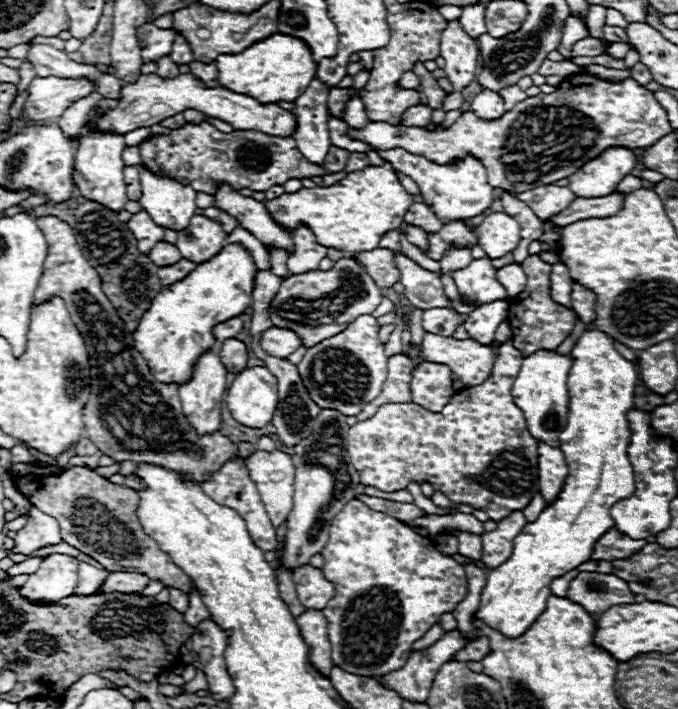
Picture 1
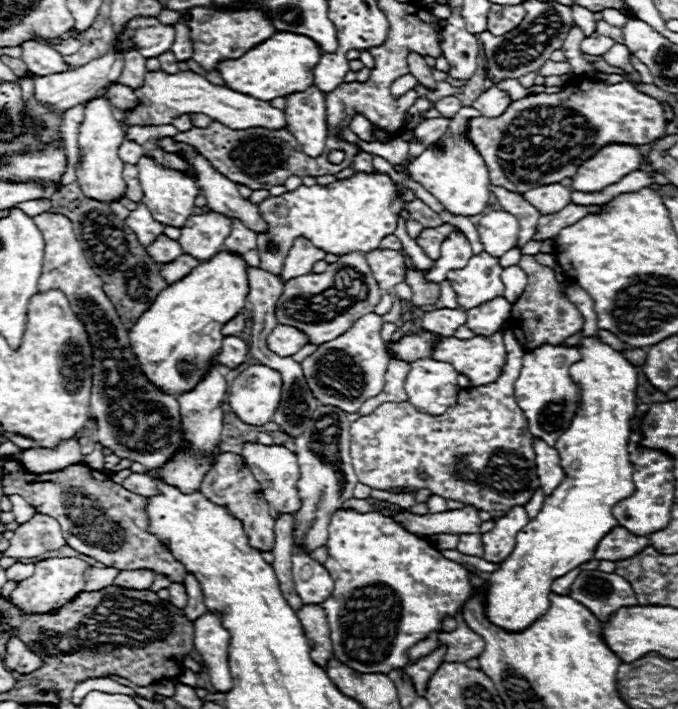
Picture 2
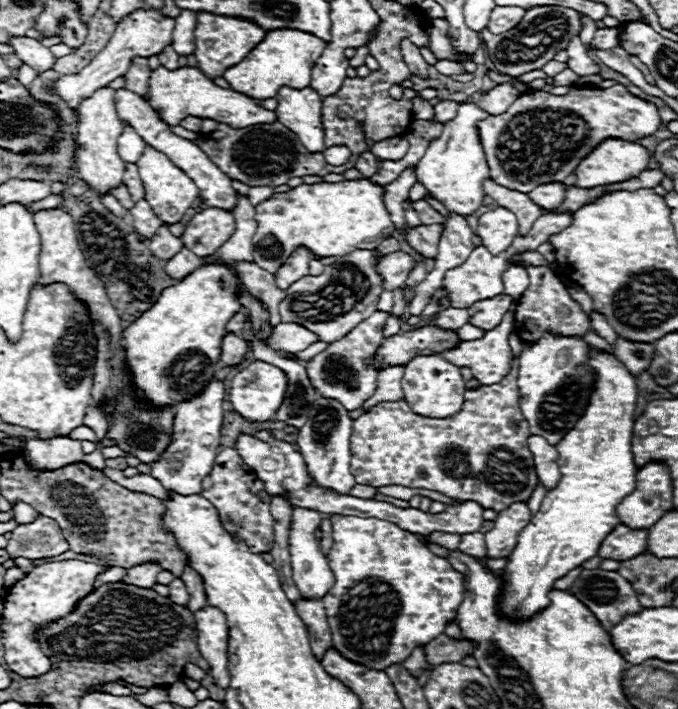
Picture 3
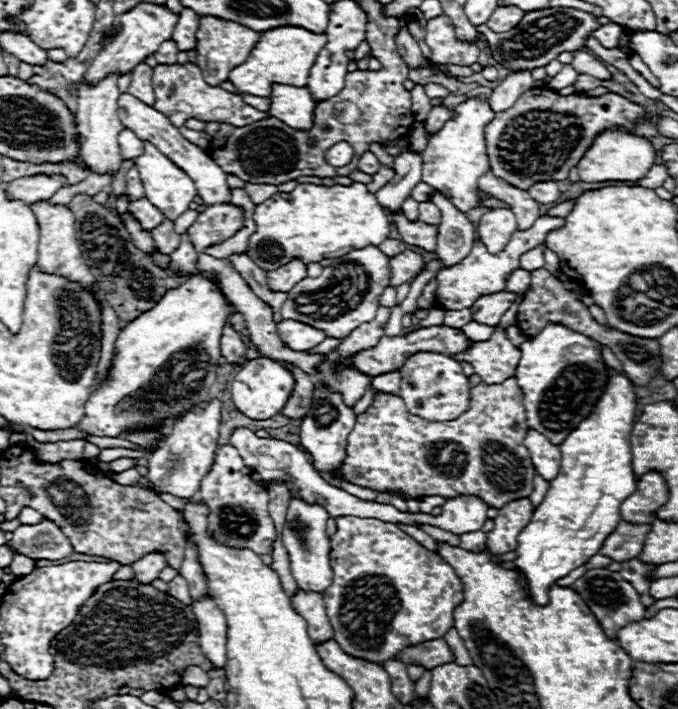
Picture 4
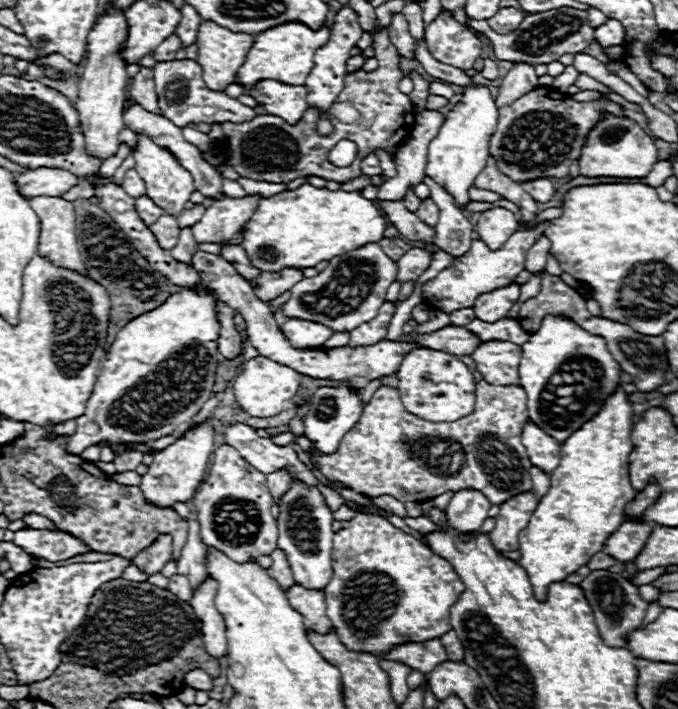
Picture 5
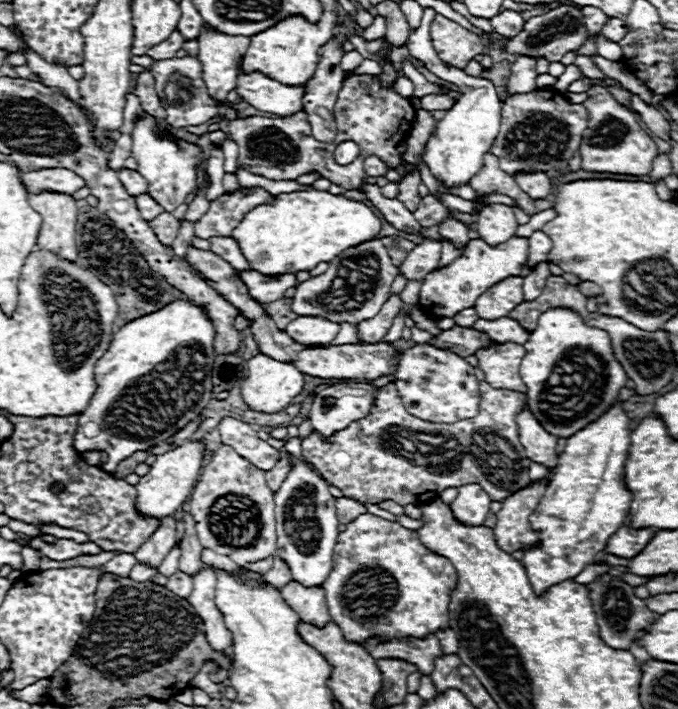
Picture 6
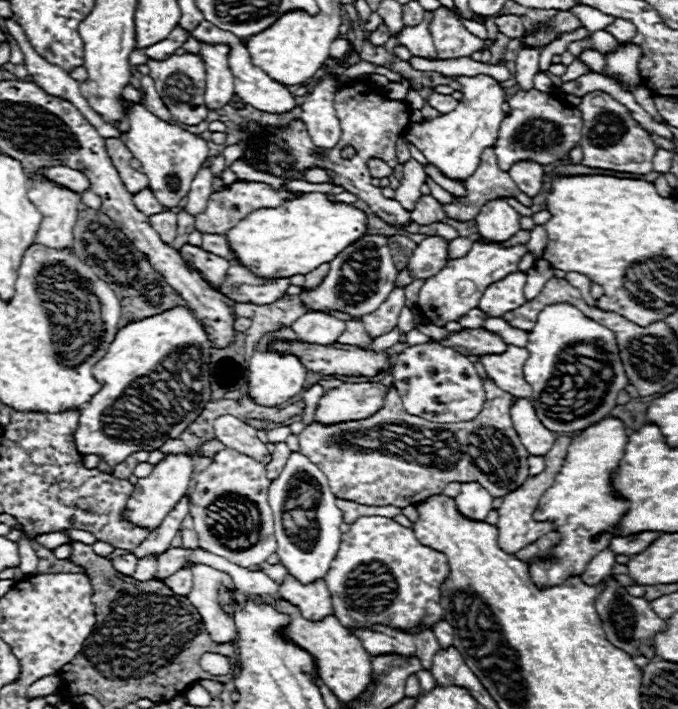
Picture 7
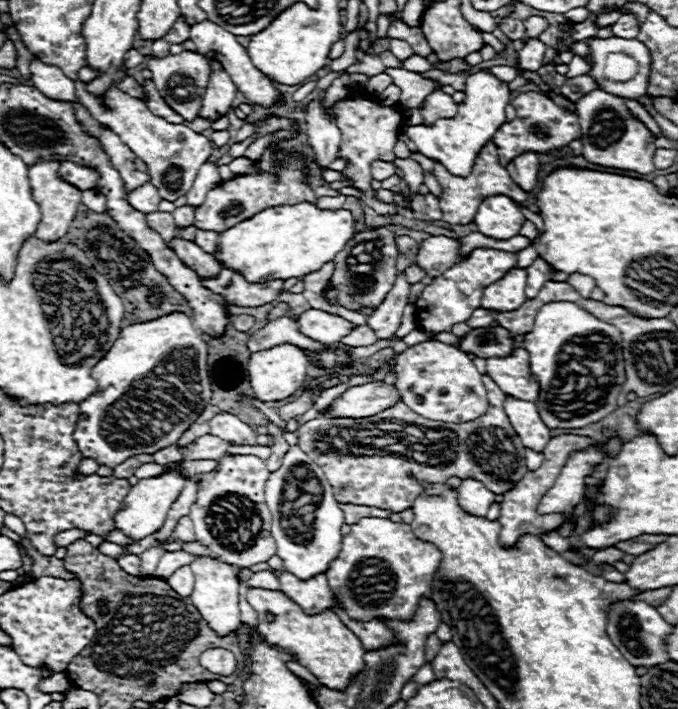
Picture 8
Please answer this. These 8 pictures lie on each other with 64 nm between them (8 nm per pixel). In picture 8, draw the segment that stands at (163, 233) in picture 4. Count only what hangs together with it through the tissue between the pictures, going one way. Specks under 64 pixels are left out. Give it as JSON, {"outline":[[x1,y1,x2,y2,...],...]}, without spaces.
{"outline":[[150,212,146,214,146,222,152,230,158,230,158,234,170,242,172,238,176,238,176,224,170,212]]}

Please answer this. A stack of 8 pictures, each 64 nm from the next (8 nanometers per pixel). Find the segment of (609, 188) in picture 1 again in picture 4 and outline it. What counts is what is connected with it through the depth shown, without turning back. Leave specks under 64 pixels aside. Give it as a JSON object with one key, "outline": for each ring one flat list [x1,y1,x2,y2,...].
{"outline":[[606,130,594,140,594,146,586,150,582,162,578,162,578,172,582,182,606,182,606,180,640,180,654,164,656,150,652,144,636,134]]}

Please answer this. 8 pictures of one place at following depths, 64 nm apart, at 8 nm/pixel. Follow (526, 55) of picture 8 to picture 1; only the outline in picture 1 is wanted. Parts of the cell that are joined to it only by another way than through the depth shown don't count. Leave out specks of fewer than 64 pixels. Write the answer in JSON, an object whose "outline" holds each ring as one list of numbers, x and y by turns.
{"outline":[[482,90,472,102,470,102,470,110,482,118,482,120,496,120,502,118,504,110,504,100,500,94,492,92,492,90]]}

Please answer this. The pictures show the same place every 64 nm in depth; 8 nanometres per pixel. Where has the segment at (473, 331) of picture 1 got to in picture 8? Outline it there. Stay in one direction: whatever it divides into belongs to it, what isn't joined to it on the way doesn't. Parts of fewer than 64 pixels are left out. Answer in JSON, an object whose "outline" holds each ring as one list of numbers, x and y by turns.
{"outline":[[514,268,510,270,510,274,506,274,506,278,500,278,498,282,486,286,480,306,496,312,516,310,526,302,524,286,526,286,526,270]]}

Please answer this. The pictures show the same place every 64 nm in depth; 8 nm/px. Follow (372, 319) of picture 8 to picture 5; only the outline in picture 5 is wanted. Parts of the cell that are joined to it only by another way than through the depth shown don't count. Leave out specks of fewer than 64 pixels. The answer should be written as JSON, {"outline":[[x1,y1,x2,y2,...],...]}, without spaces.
{"outline":[[384,302,380,306,380,312,374,320,370,322,364,322,362,326,358,326,356,330,352,330,350,334,350,340,346,346,350,348,356,348,356,346,372,346,374,342,380,342,386,338,386,328,390,324,390,318,394,314,394,304,390,302]]}

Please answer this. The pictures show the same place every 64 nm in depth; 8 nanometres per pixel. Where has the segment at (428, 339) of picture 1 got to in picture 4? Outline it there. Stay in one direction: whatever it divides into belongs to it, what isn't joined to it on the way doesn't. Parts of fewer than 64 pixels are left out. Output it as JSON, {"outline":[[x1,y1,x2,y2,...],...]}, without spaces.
{"outline":[[518,296,514,306,510,306,510,310,502,316,502,322,496,326,494,334,488,340,472,342,464,352,452,356,458,362,472,364,476,374,486,384,502,384,506,378,514,376,514,372,516,372,516,366,520,360,520,350,508,340,506,328,516,324,516,314,518,314,520,302,522,302,522,296]]}

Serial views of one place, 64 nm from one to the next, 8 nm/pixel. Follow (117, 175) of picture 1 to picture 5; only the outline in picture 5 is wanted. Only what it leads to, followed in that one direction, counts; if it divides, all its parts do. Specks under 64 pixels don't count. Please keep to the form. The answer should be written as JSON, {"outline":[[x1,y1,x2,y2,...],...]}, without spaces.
{"outline":[[112,10,108,16,100,18,98,24,88,34,88,64,84,68,84,76,78,84,78,100,76,110,82,124,82,134,86,138,86,154,106,160,118,152,118,132,124,128,122,122,122,104,126,100,126,64,118,56,120,44,126,40,128,24,124,20,122,10]]}

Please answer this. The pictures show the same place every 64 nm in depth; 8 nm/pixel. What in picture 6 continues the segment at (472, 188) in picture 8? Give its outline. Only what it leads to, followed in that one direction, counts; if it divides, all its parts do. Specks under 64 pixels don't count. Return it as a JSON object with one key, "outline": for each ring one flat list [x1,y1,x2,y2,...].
{"outline":[[486,152,486,158,484,158,484,166,482,170,470,180,470,186,478,192,478,194,490,194,490,192,496,192,496,194,506,194,510,196,528,216,536,214,536,206,534,206,534,200,520,190,520,186,516,184,516,180,502,172,498,168,498,158,494,158,494,154,488,154]]}

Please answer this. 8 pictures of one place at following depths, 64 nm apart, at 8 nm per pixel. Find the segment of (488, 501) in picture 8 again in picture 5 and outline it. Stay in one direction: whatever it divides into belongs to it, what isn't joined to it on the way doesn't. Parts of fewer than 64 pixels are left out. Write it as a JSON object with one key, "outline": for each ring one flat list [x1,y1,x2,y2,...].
{"outline":[[460,490,448,502,444,516,452,530,476,532,480,530,482,522,488,518,490,506,492,504,486,500,484,494,478,494,476,490]]}

